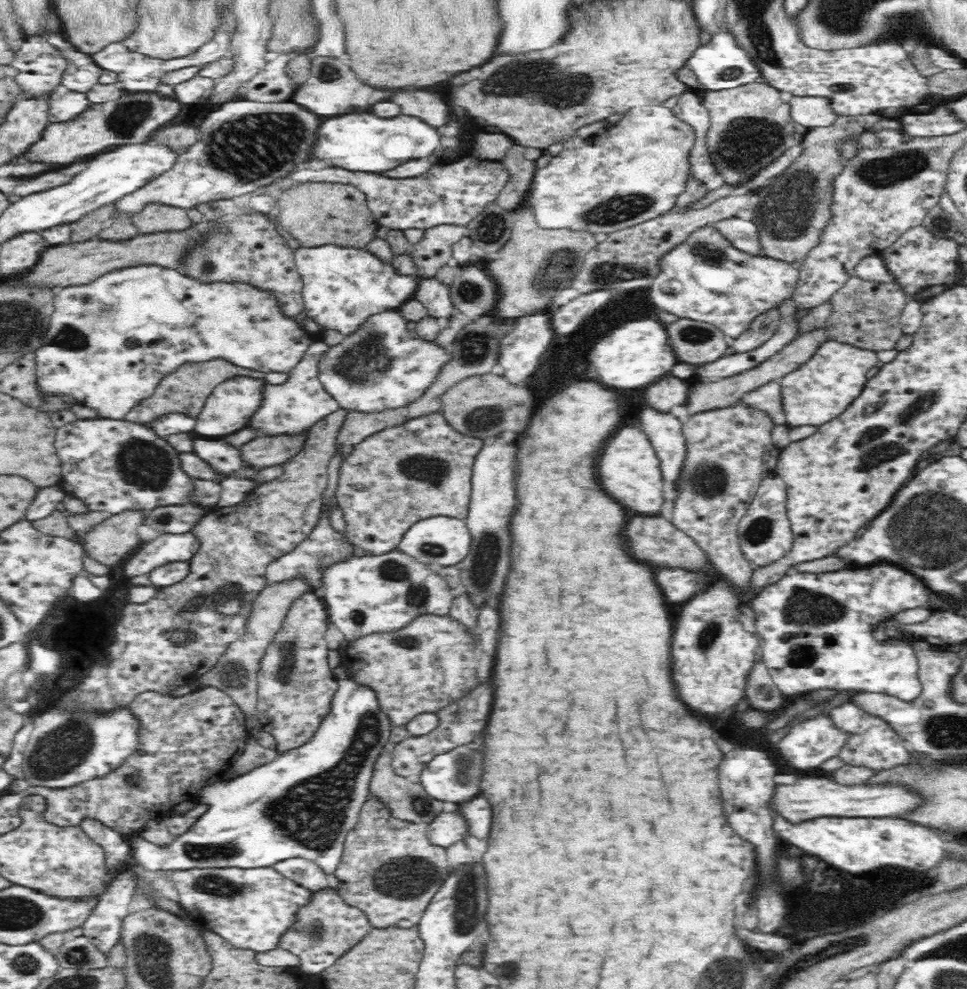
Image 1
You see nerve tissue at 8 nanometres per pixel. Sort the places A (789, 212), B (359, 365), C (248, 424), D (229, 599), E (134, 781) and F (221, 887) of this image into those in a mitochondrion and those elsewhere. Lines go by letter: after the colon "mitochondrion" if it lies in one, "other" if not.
A: mitochondrion
B: mitochondrion
C: other
D: mitochondrion
E: mitochondrion
F: mitochondrion

